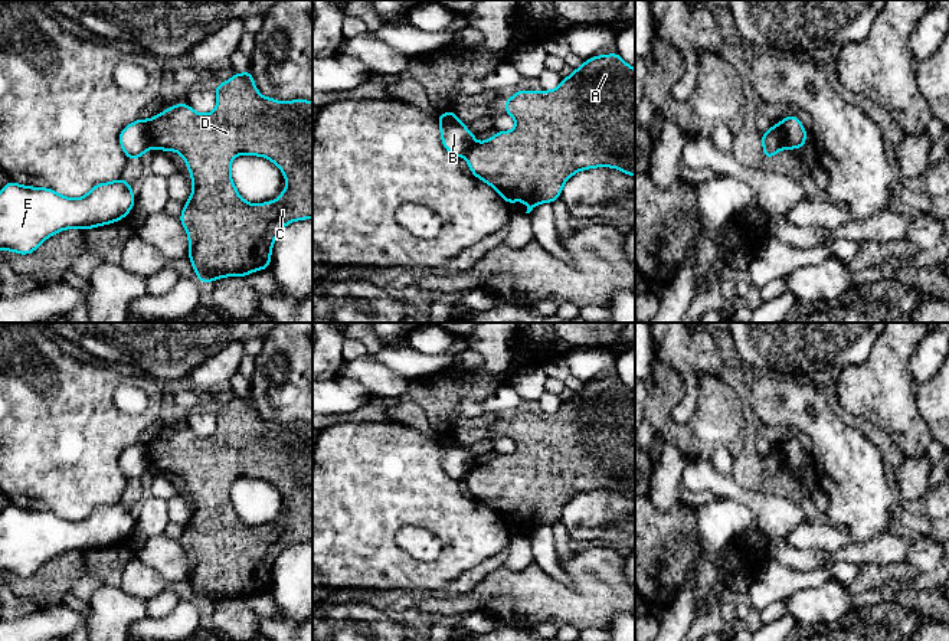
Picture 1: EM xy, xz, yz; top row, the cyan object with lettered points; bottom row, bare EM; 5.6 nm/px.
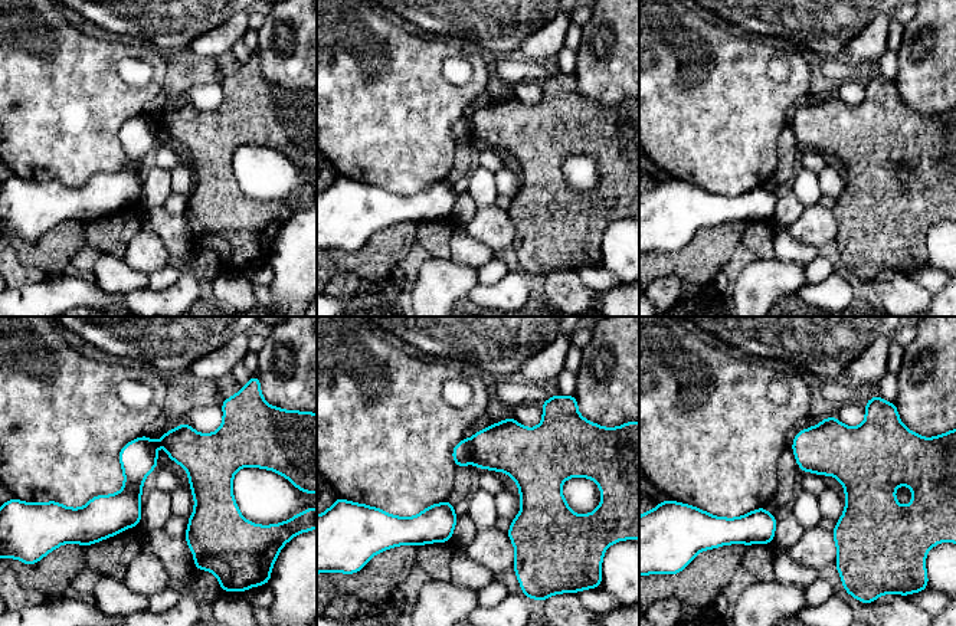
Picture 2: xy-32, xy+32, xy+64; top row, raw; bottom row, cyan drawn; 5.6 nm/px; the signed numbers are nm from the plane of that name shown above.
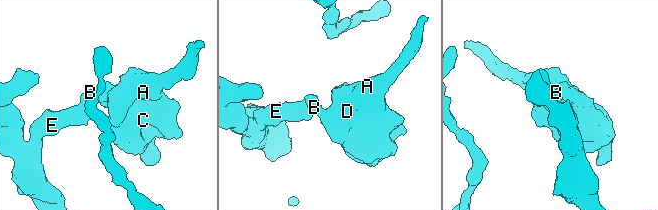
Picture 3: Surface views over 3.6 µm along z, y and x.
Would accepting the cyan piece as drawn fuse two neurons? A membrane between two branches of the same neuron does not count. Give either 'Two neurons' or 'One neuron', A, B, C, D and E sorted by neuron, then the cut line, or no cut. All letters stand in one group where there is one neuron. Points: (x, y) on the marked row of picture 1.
Two neurons. Groups: A C D / B E. Split along xy (144, 120), (153, 147)

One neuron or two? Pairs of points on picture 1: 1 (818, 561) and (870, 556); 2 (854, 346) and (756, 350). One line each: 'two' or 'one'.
1: one
2: one

